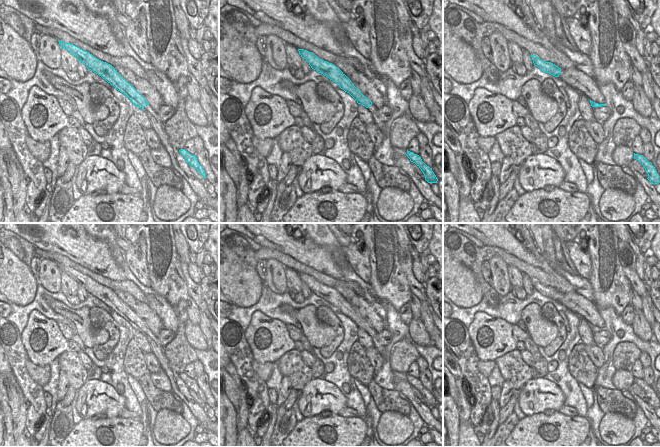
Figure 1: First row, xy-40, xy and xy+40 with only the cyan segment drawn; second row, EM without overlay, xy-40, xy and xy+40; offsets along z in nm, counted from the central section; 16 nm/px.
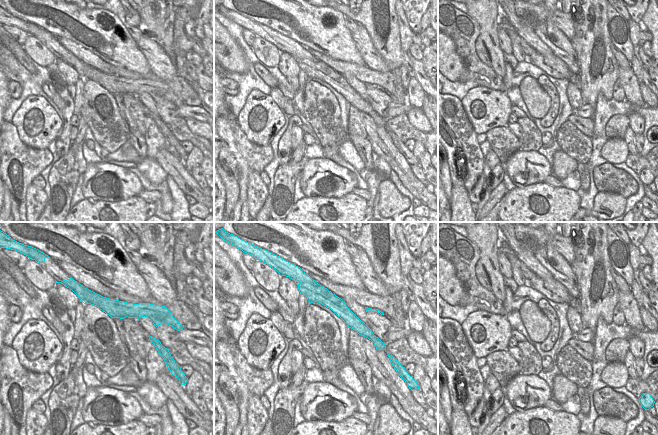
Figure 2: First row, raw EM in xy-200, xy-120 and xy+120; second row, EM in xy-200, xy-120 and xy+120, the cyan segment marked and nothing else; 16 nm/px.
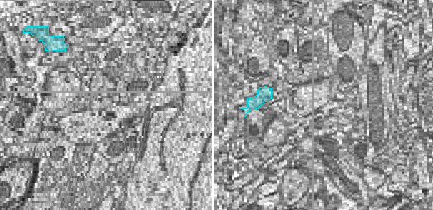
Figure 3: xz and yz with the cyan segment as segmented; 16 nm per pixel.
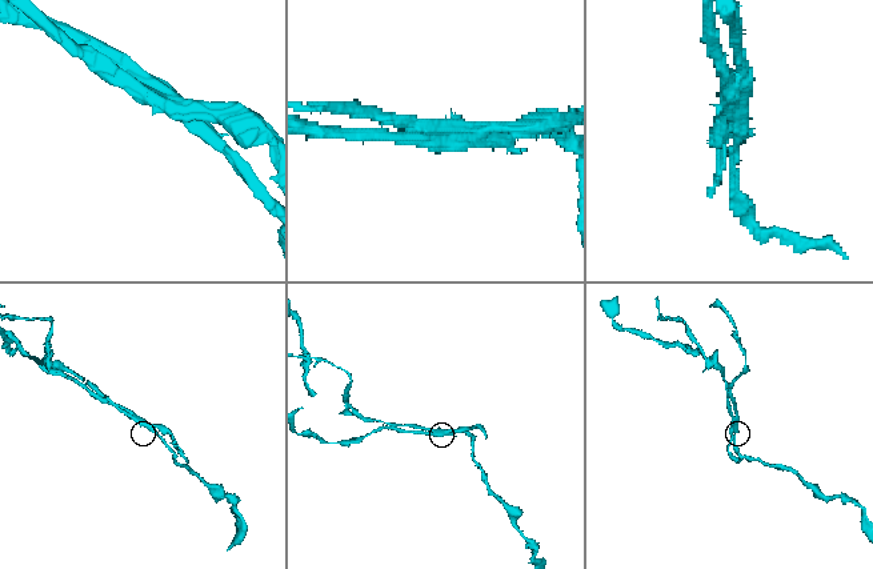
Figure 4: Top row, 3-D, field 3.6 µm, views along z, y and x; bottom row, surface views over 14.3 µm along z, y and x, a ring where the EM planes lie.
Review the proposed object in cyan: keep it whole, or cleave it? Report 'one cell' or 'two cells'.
two cells

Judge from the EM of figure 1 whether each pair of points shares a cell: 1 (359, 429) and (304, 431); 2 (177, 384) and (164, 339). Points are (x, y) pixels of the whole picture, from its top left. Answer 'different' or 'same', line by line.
1: same
2: different

